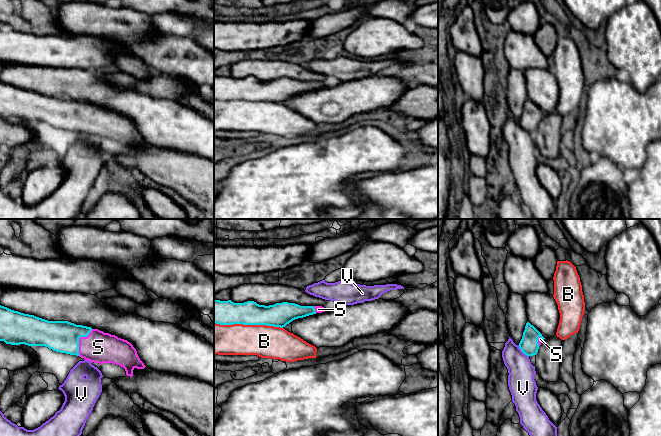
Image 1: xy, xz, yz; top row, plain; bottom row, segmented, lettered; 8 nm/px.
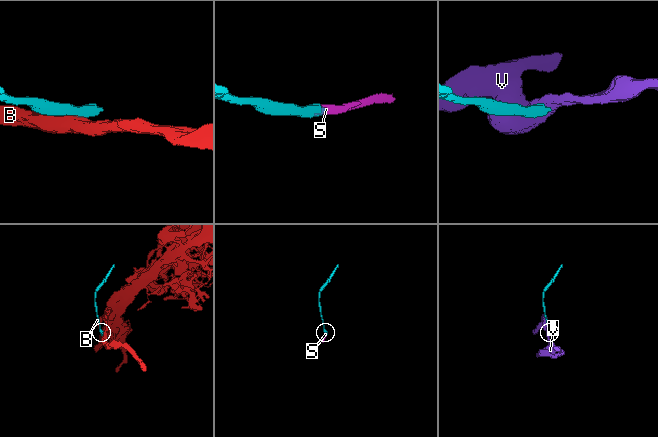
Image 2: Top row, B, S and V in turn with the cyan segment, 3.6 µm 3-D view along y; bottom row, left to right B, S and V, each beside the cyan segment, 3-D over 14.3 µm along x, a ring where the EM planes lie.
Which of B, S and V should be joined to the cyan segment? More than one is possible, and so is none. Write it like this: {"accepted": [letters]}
{"accepted": ["S"]}

